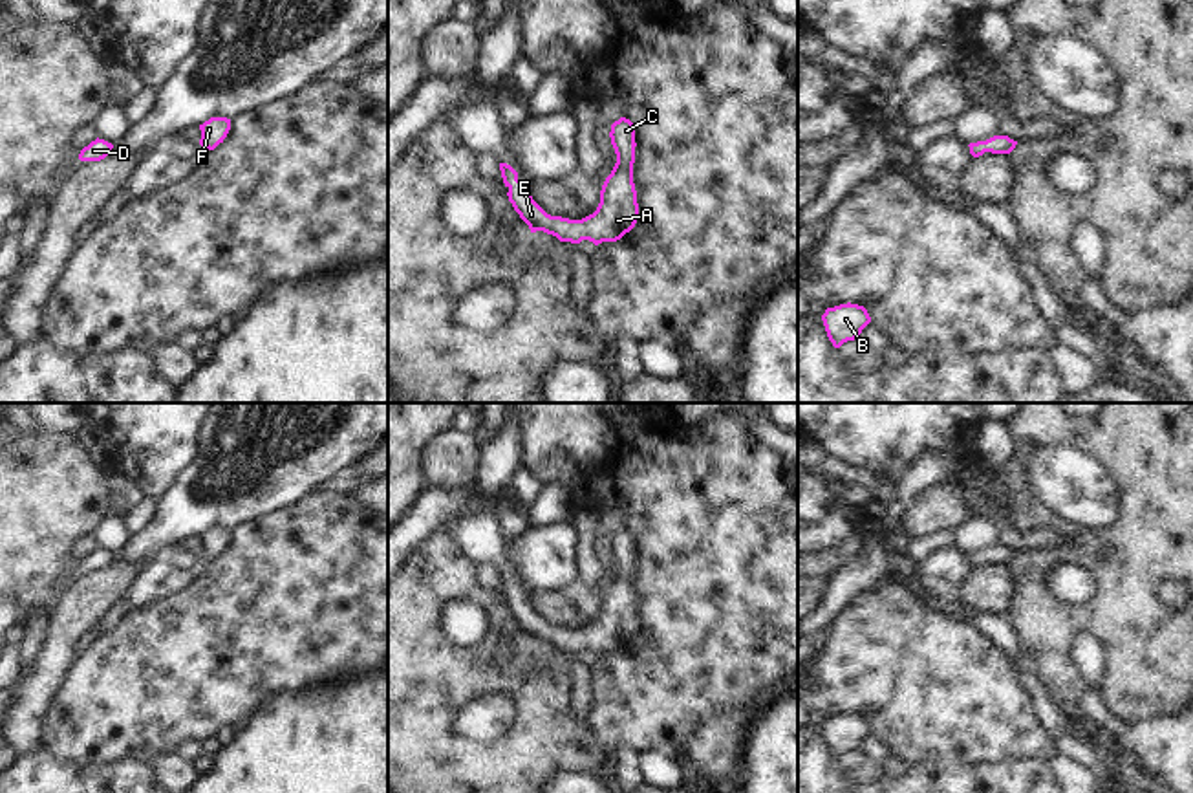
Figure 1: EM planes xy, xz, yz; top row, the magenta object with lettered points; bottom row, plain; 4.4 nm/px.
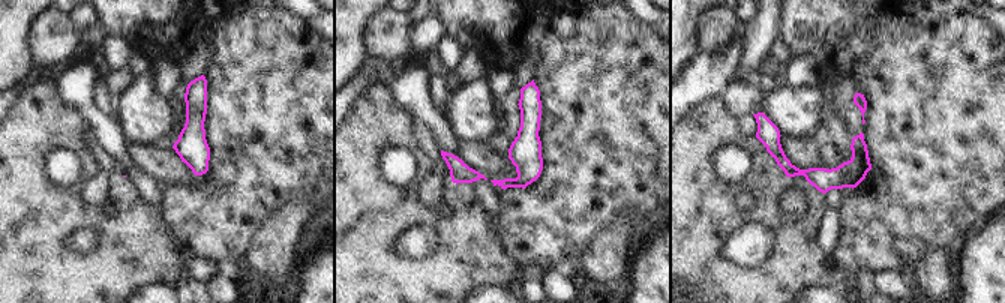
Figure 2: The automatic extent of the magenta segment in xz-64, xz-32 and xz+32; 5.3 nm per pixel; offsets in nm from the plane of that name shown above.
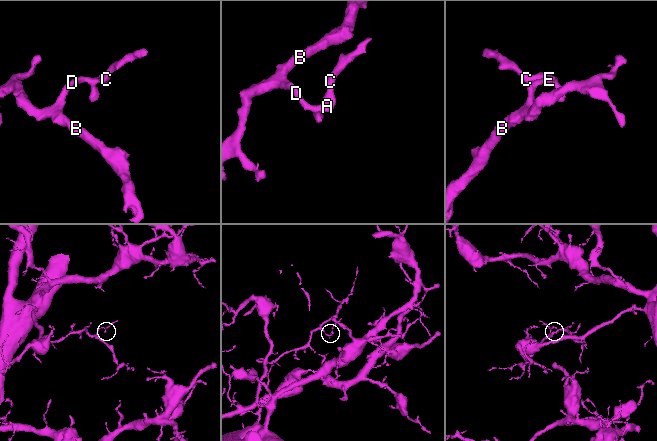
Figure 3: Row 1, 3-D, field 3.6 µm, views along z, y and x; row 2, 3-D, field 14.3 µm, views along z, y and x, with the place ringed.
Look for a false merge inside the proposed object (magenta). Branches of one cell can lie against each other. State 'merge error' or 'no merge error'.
no merge error

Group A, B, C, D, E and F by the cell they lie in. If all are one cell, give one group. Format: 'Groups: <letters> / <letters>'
Groups: A B C D E F

